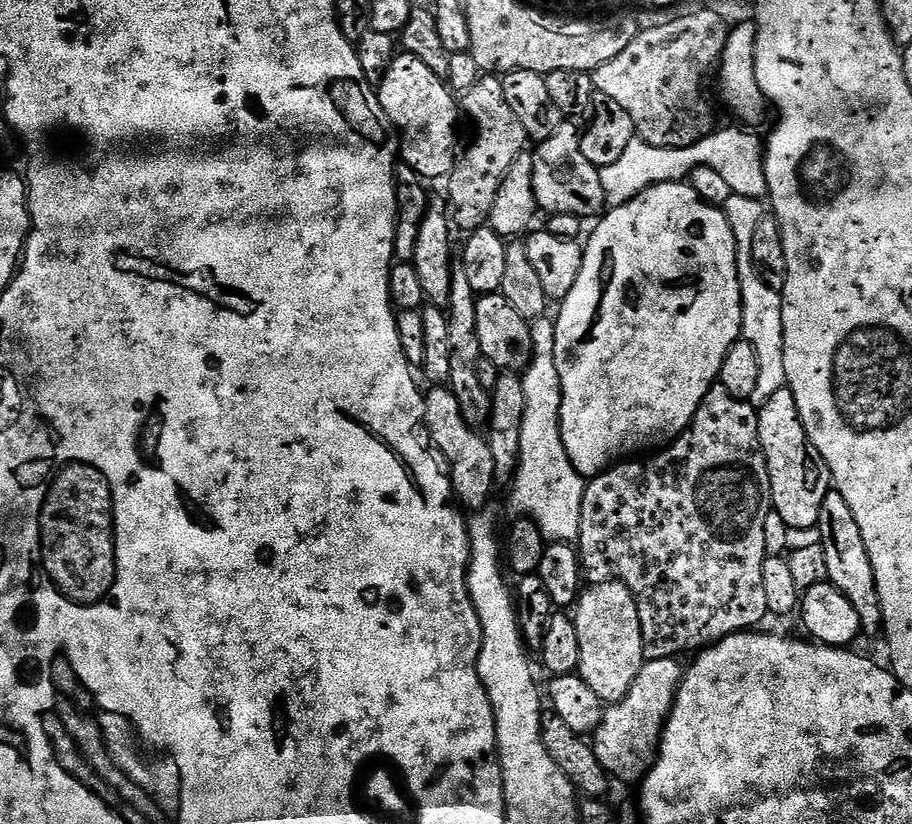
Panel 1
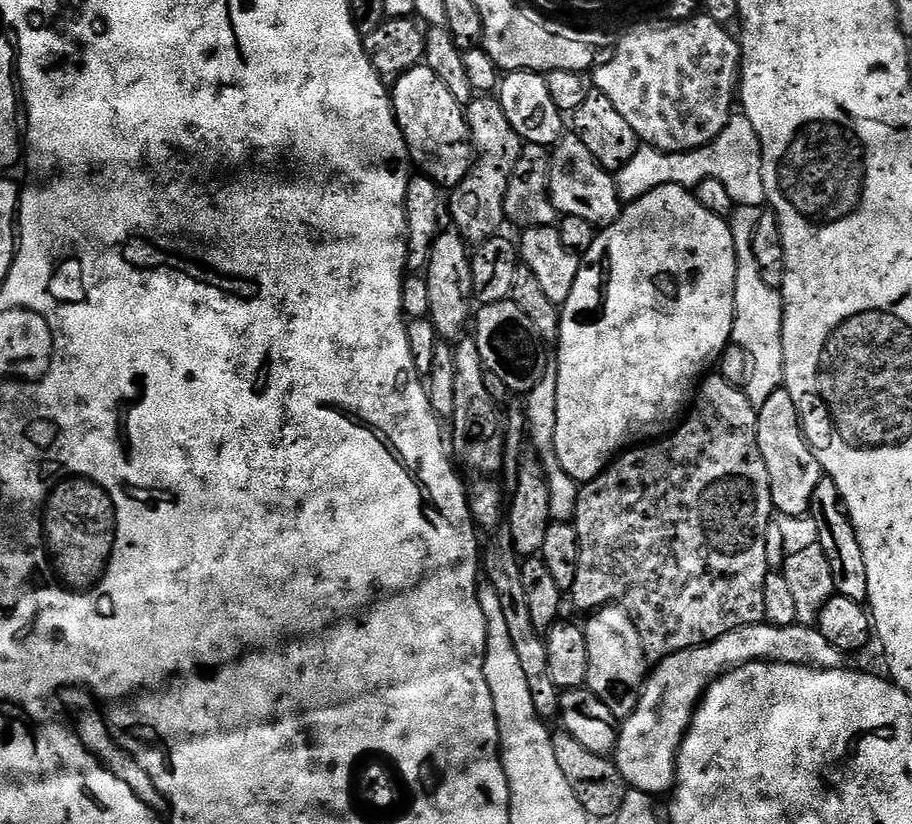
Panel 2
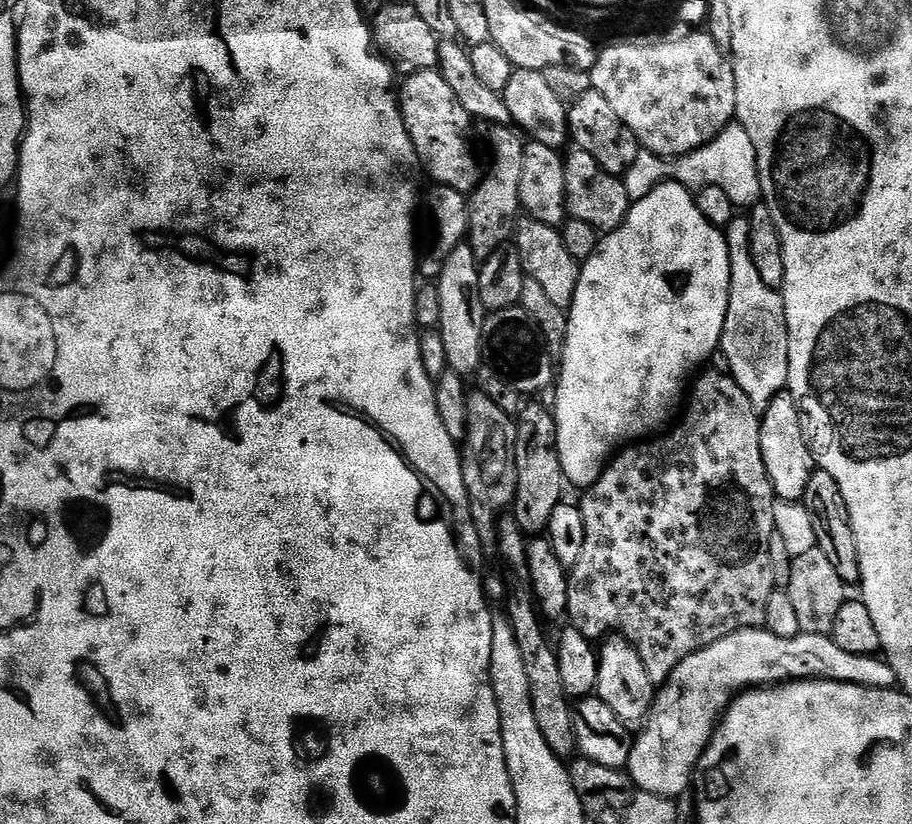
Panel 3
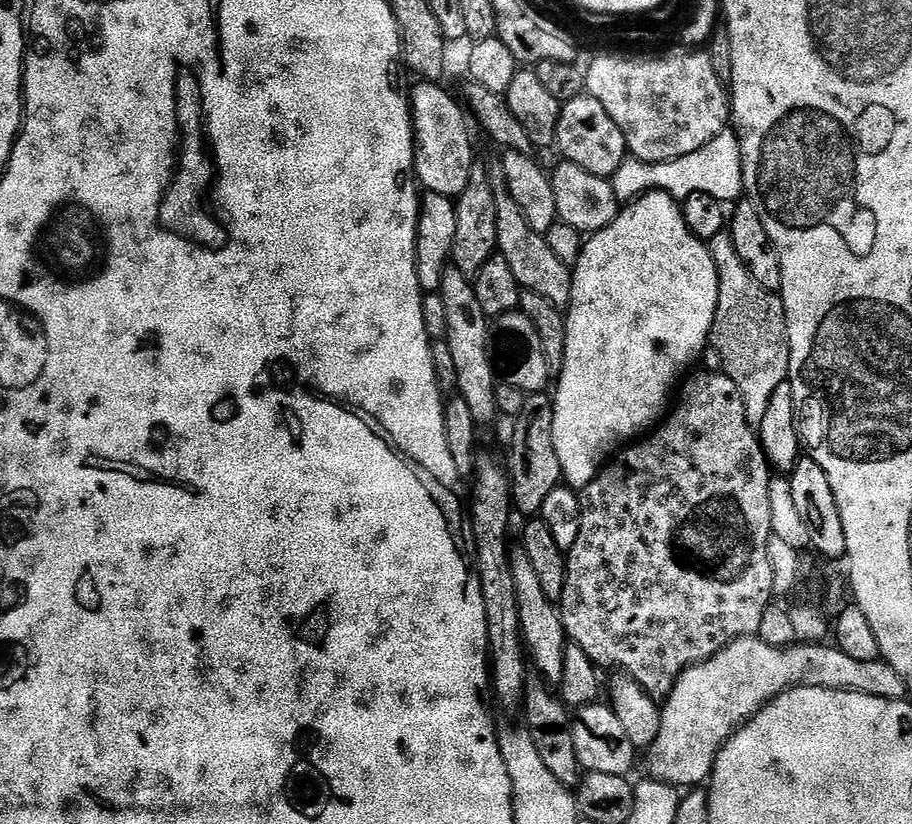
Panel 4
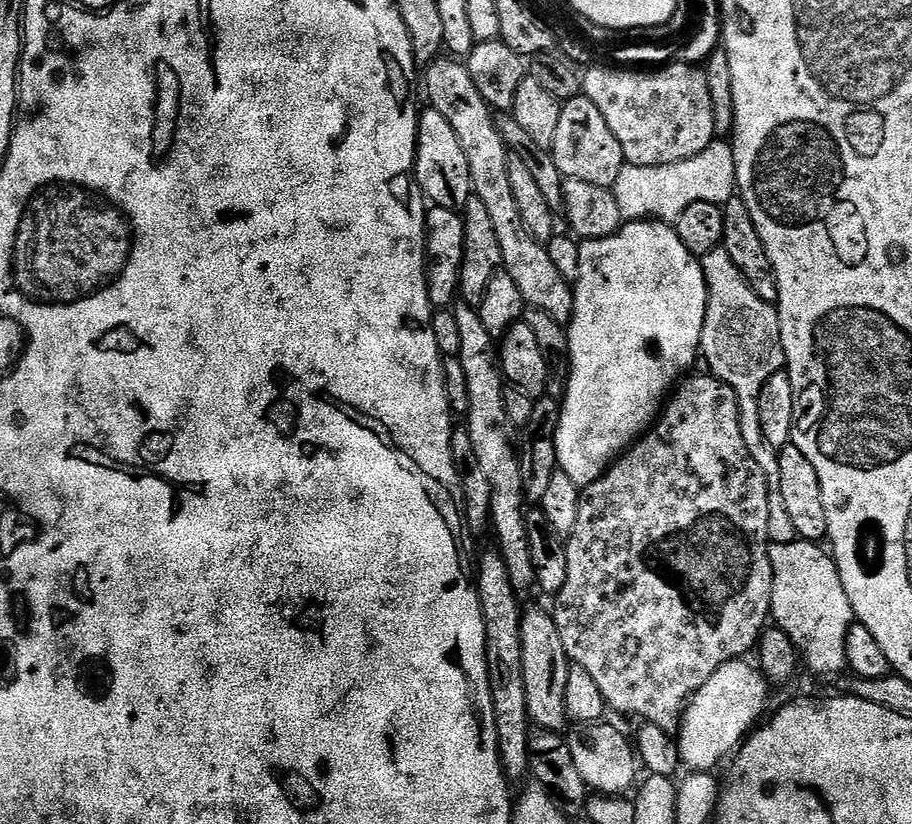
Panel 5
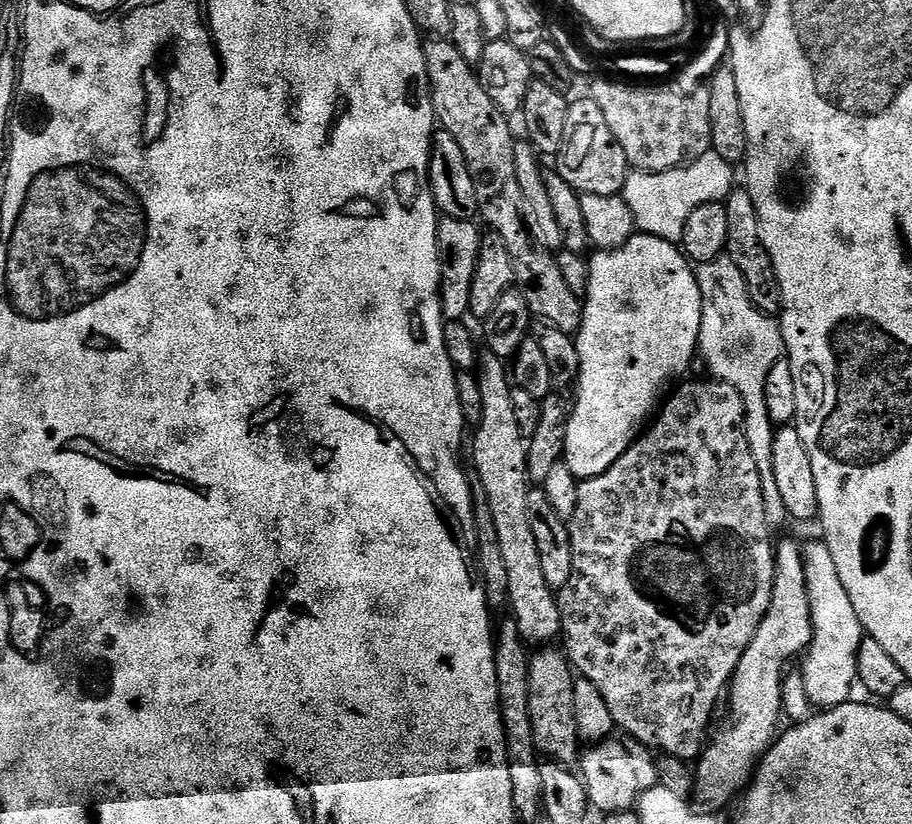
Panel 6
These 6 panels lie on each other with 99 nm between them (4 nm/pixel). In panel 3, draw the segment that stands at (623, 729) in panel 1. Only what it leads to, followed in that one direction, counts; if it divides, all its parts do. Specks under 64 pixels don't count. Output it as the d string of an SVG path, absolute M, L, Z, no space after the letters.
M743 628L734 634L726 634L718 642L690 654L670 674L664 684L655 689L652 709L644 719L642 727L635 733L626 769L633 785L639 791L677 798L694 784L694 773L702 754L708 749L710 738L716 733L724 711L732 697L750 688L763 688L794 680L833 680L843 684L857 684L867 688L896 688L896 675L887 660L879 655L863 656L850 654L832 641L831 635L810 634L800 631L794 638L778 638L778 634L759 628Z

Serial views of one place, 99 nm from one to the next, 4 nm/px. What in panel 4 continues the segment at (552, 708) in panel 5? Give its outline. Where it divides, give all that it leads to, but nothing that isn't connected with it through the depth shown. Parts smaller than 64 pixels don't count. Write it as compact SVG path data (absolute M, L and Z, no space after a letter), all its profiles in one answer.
M523 546L511 549L512 573L514 574L514 594L518 594L518 618L520 629L524 635L524 646L530 657L530 664L538 671L539 679L549 685L559 685L562 678L562 662L564 661L564 649L566 637L564 627L560 621L560 613L557 605L542 594L542 586L538 583L538 574L534 574L534 566L530 566L530 554L526 554Z

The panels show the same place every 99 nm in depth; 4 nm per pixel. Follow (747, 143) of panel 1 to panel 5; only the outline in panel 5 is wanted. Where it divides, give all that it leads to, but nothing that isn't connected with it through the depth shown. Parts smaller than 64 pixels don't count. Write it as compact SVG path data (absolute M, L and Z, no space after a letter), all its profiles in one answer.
M717 138L712 141L702 154L690 158L686 162L674 162L670 166L634 166L625 163L624 169L618 174L618 182L614 182L612 193L618 202L618 210L625 221L659 220L661 222L674 222L686 210L686 206L694 206L694 202L710 202L723 205L733 196L737 195L736 167L732 145L727 139Z

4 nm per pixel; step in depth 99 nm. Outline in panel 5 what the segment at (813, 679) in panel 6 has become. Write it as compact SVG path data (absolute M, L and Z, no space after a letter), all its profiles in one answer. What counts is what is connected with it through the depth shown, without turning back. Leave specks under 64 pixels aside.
M797 538L790 544L774 544L768 545L768 557L770 558L770 566L772 567L772 615L771 619L774 621L775 627L782 629L790 639L794 642L794 646L799 650L803 663L808 664L808 668L816 676L836 676L846 668L846 636L854 623L852 614L852 607L850 606L850 598L846 598L846 590L842 586L842 578L840 571L836 568L836 562L832 559L827 551L820 549L819 543L811 540L801 540Z

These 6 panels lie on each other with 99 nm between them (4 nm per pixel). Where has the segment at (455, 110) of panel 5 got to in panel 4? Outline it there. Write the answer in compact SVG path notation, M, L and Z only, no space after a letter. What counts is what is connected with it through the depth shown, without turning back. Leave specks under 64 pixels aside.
M501 194L495 197L494 218L495 247L499 255L504 256L506 262L510 262L510 270L514 270L514 278L518 278L521 289L538 294L555 308L567 309L572 301L572 269L558 262L547 239L528 225L520 207L513 202L511 196Z

